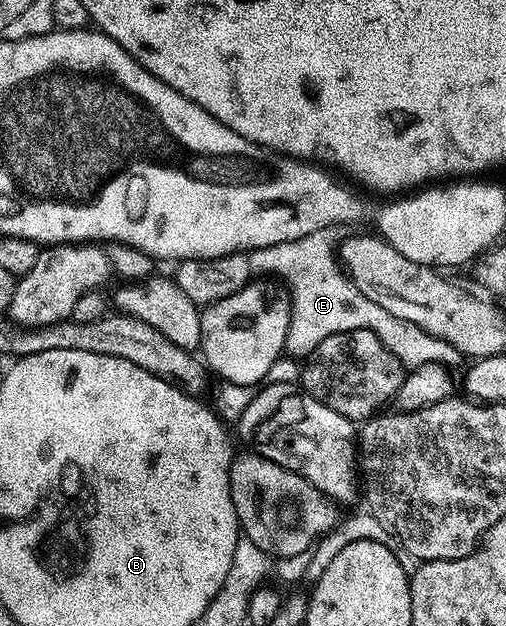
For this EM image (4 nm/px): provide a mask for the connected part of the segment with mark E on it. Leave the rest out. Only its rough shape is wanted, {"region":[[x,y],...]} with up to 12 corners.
{"region":[[331,230],[250,251],[291,295],[286,353],[372,330],[404,368],[453,344],[385,312],[337,263]]}

